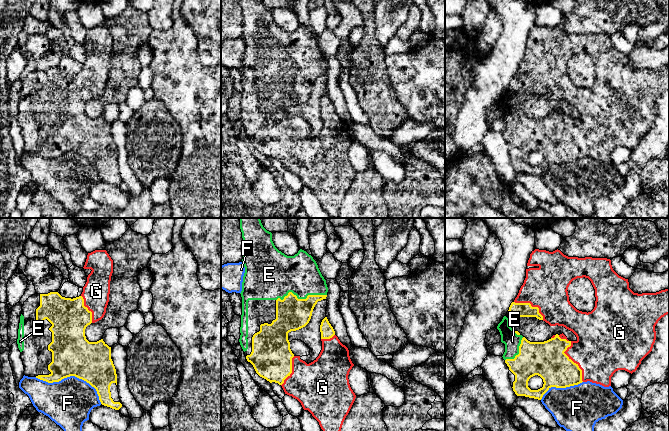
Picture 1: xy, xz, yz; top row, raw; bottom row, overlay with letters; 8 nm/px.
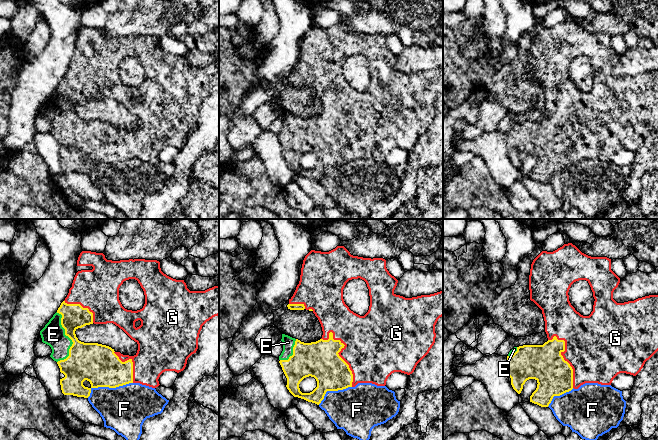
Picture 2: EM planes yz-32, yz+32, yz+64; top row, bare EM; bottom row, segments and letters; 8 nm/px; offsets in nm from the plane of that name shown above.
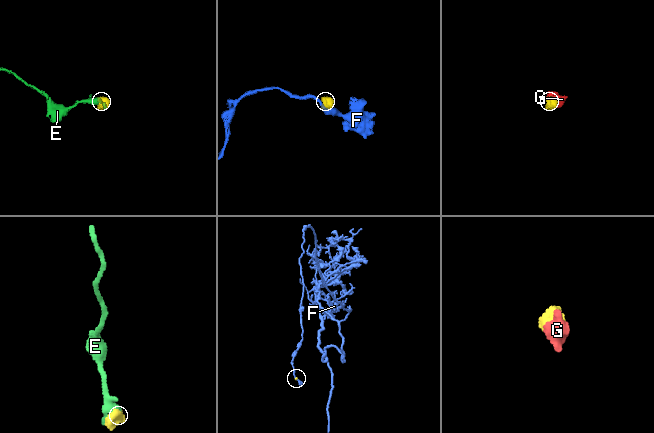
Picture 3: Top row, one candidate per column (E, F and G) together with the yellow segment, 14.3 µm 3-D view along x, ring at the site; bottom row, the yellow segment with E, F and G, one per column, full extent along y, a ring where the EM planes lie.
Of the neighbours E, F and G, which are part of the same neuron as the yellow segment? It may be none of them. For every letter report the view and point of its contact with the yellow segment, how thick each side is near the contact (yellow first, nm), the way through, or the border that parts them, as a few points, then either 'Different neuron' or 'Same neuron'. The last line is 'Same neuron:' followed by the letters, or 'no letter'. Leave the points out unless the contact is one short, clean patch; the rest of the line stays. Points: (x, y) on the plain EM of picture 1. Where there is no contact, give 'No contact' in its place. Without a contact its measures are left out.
E: Touches yellow at xz (301, 75). Thickness 260 nm (yellow) against 320 nm. Same neuron
F: Touches yellow at xy (72, 151). Thickness 340 nm (yellow) against 380 nm. Different neuron
G: Touches yellow at yz (572, 137). Thickness 300 nm (yellow) against 420 nm. Same neuron
Same neuron: E, G

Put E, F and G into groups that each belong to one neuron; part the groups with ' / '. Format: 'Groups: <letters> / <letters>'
Groups: E G / F

